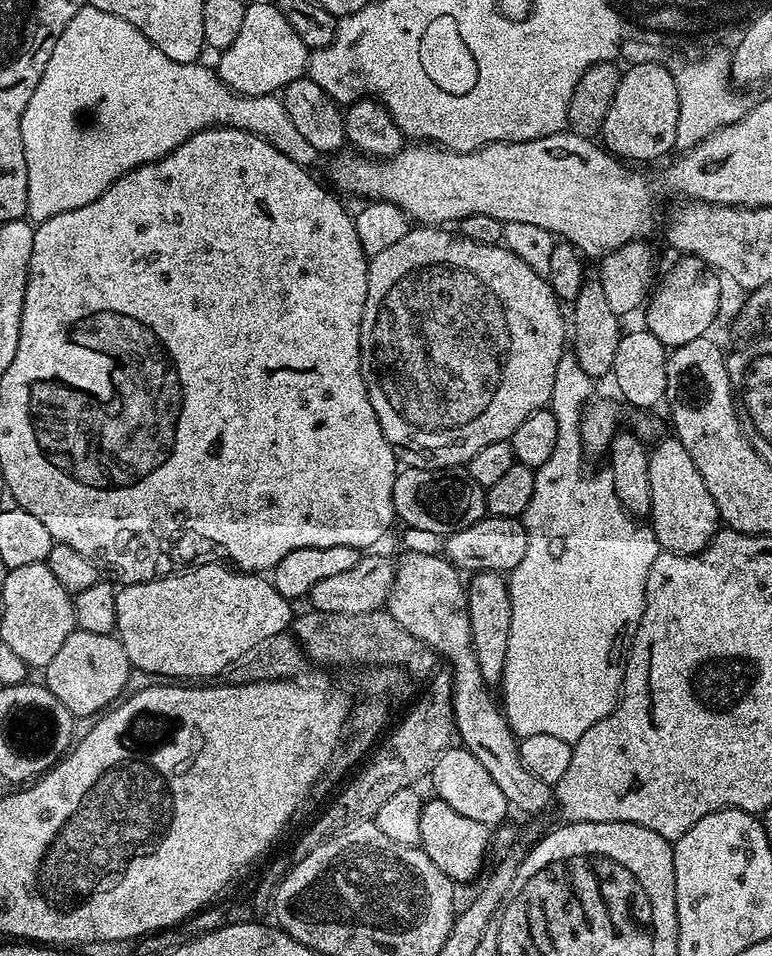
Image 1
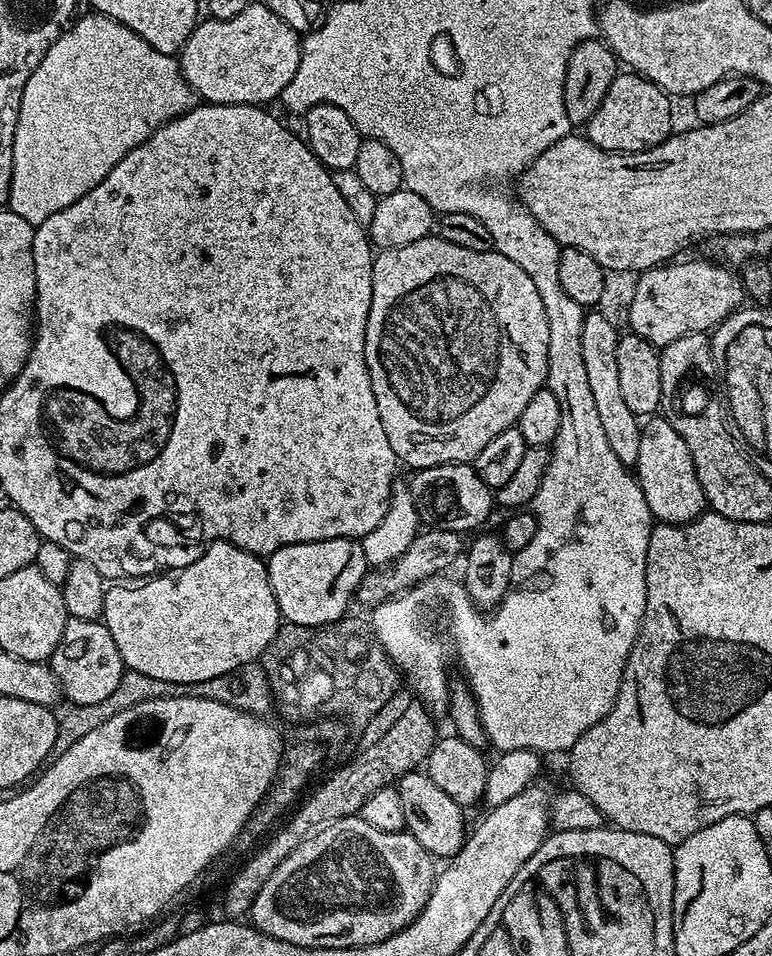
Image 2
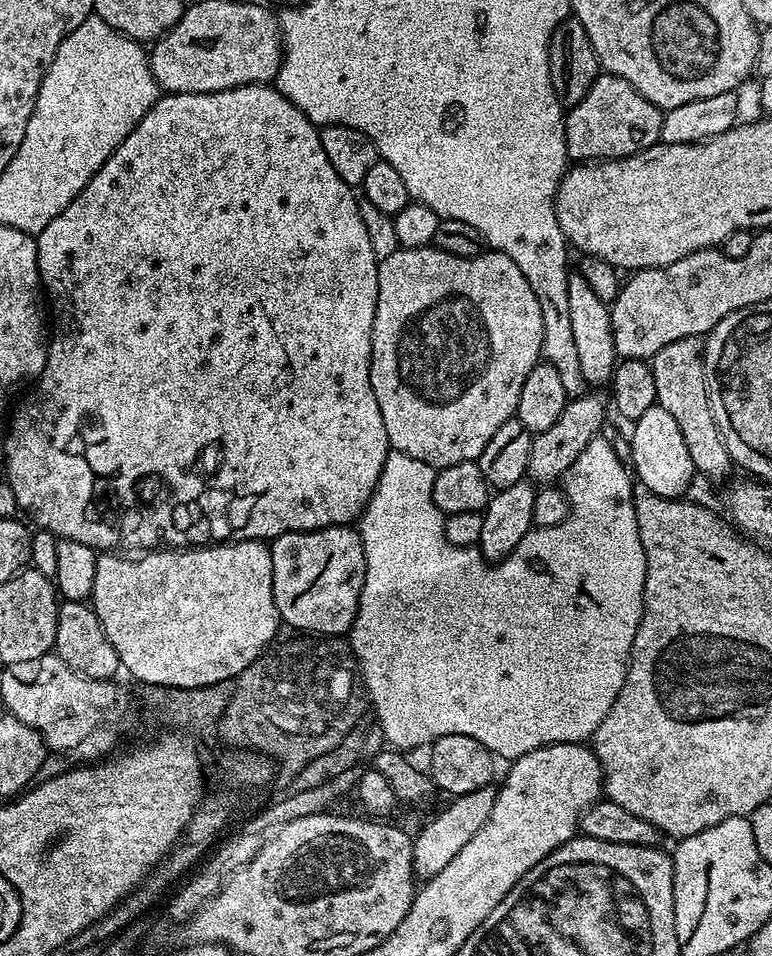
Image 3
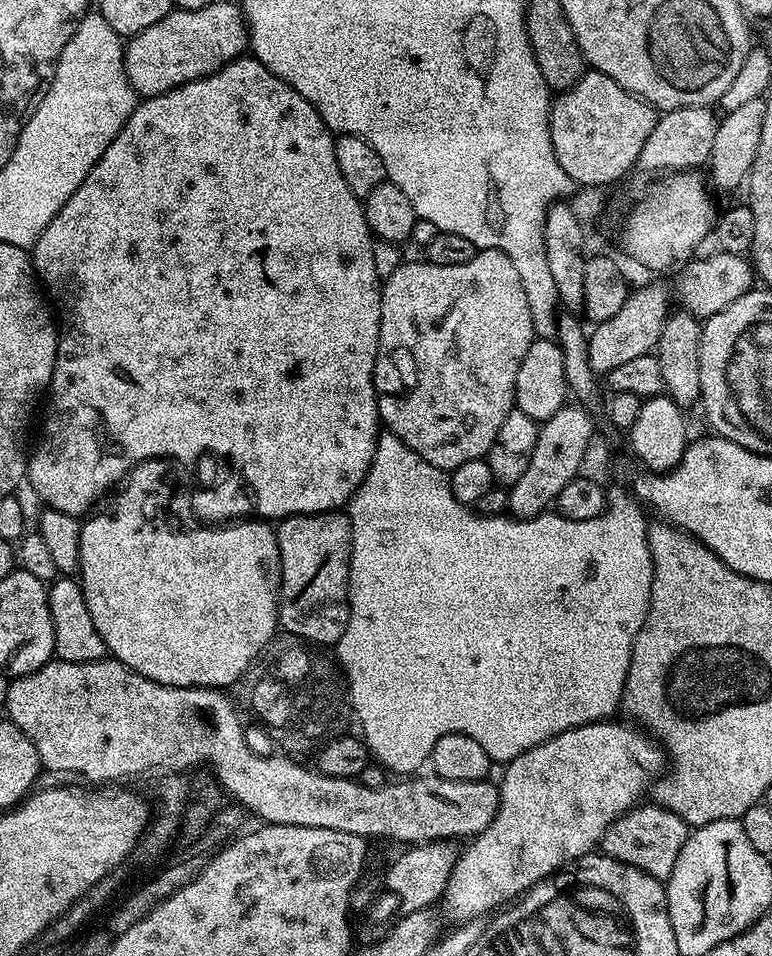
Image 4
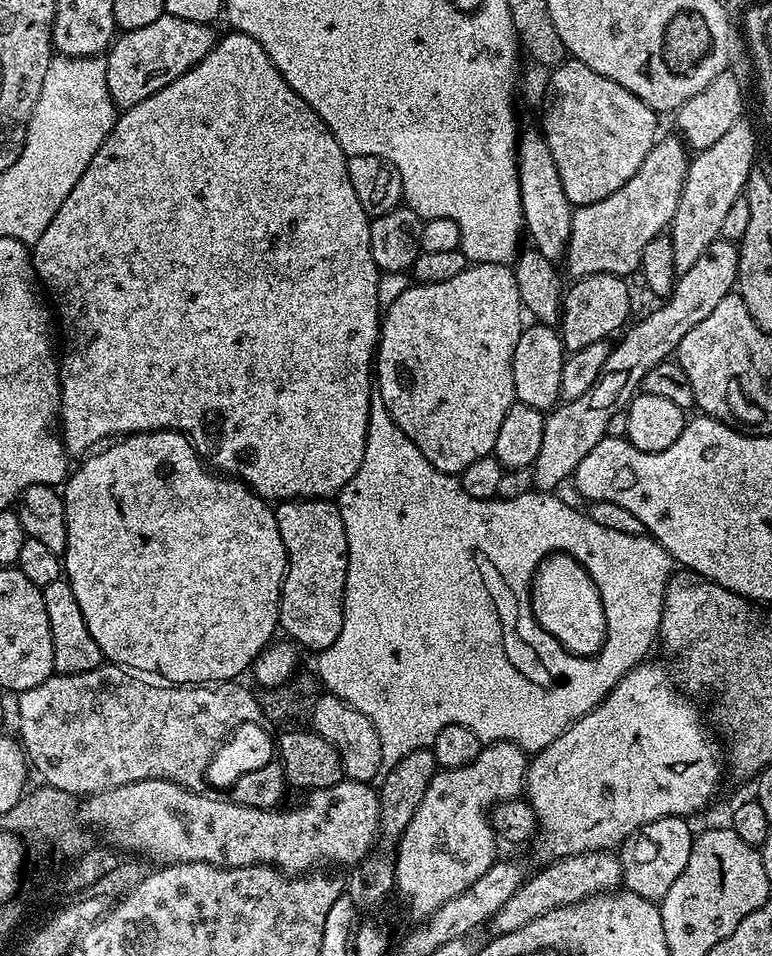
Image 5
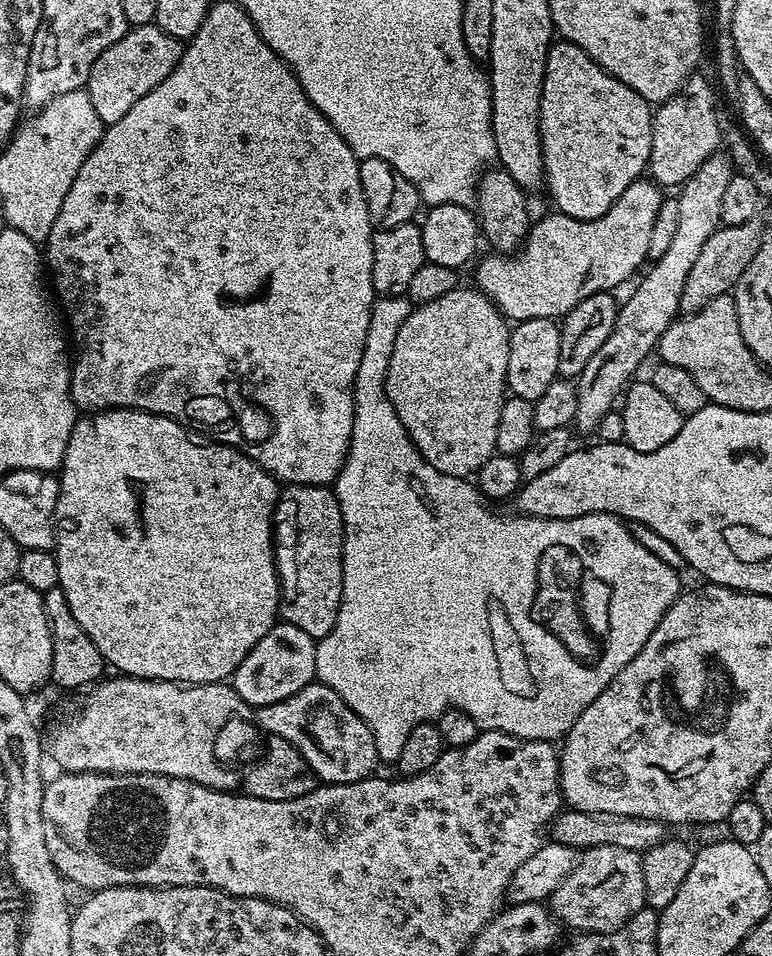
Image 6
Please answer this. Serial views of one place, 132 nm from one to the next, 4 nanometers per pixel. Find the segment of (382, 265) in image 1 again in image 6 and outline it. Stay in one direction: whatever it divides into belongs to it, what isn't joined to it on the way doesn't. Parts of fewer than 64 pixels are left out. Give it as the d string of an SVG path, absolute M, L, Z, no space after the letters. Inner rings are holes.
M457 286L450 294L413 307L402 322L390 370L386 370L386 394L414 446L434 470L451 476L471 477L496 452L498 414L506 399L506 362L510 358L510 324L484 293L475 287Z

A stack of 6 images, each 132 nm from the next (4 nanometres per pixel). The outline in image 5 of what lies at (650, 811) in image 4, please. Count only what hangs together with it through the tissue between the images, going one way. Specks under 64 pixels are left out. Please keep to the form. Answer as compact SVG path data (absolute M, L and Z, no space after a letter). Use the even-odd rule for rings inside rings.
M663 816L630 834L618 849L622 866L623 887L627 891L638 894L653 902L659 902L670 894L670 886L674 886L678 874L686 870L686 862L690 862L690 850L694 839L694 831L683 816Z

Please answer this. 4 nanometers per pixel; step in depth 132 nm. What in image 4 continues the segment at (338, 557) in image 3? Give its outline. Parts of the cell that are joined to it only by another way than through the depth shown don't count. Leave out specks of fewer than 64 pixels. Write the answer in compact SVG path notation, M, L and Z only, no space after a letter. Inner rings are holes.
M337 510L288 516L279 521L275 529L280 551L279 627L287 635L312 646L336 645L342 638L348 621L352 523L343 511Z

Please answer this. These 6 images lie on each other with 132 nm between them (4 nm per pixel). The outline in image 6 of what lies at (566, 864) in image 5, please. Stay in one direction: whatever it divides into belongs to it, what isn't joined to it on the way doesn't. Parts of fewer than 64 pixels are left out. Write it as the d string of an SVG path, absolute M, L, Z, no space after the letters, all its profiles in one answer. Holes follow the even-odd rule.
M594 846L577 859L574 870L566 874L566 882L554 890L550 898L553 916L563 925L577 928L577 933L613 932L624 927L625 922L634 918L645 907L646 878L642 878L642 856L634 850L622 850L622 846Z

